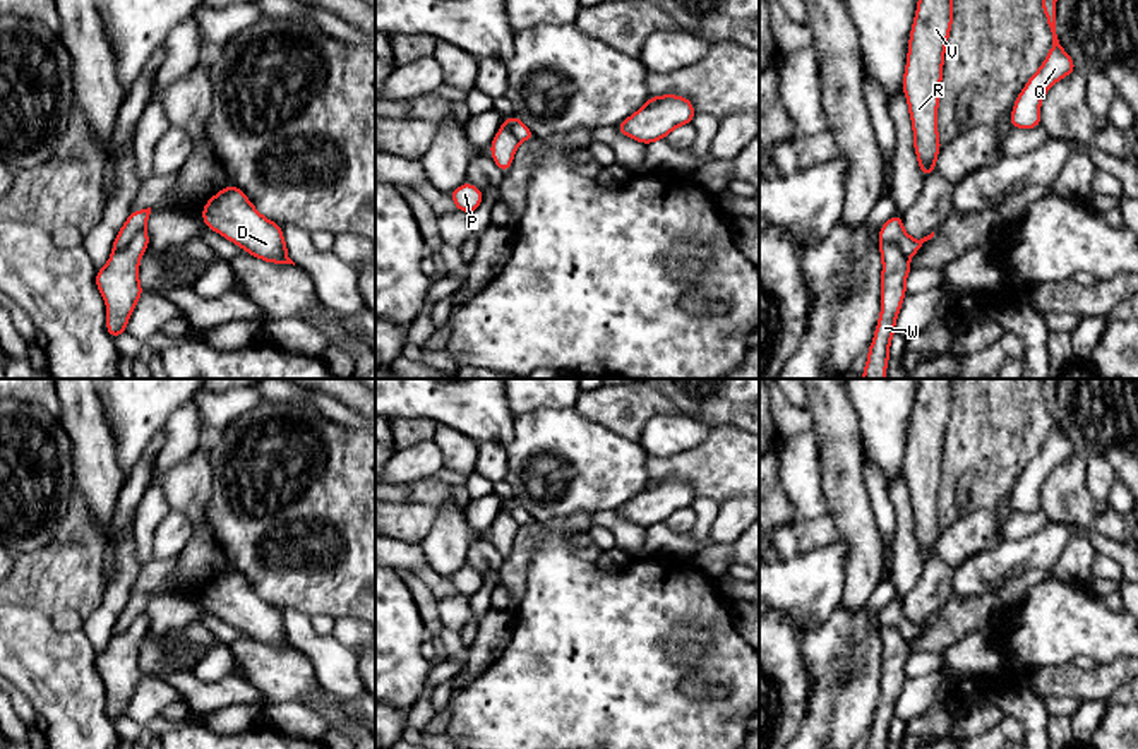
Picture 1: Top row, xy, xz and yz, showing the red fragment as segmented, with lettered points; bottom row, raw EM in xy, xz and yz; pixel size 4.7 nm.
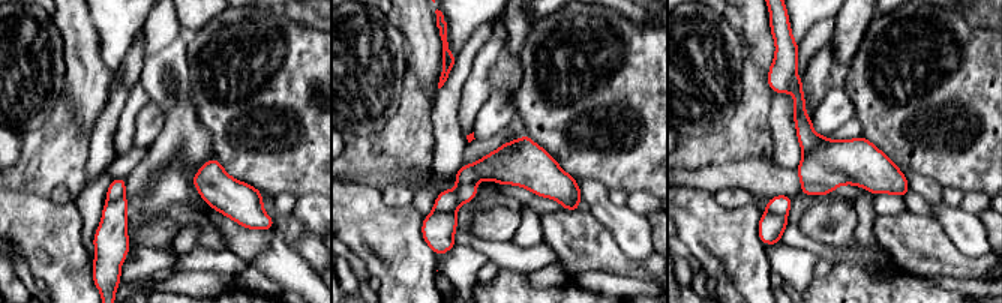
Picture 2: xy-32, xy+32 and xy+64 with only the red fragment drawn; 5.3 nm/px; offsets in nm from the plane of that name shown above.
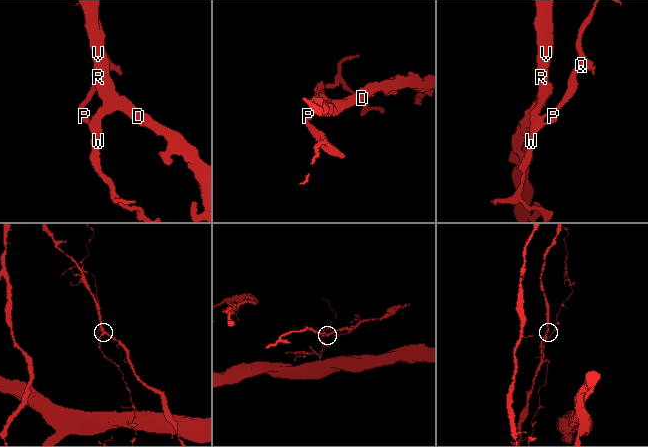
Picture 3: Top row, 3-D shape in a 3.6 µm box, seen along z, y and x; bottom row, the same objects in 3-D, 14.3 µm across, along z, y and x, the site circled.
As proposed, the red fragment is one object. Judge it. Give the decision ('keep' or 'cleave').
cleave

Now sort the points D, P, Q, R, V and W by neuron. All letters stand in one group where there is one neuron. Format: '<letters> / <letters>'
D R V / P Q W

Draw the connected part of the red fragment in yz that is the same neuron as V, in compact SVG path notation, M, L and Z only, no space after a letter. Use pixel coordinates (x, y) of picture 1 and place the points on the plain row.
M919 379L901 473L908 485L913 531L924 562L936 555L941 535L937 488L951 408L953 379Z

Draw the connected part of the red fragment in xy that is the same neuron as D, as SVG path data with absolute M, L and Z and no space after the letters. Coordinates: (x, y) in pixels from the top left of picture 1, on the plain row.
M237 571L214 578L202 593L206 612L240 629L247 638L274 648L293 648L281 608L264 602Z

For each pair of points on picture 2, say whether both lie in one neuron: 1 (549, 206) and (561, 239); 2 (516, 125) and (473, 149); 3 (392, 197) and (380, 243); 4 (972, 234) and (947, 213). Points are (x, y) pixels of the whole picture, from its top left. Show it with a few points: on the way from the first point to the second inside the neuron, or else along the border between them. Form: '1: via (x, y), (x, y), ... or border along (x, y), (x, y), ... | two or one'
1: border along (563, 209), (540, 216) | two
2: via (506, 134), (483, 147) | one
3: border along (380, 191), (387, 204), (410, 204) | two
4: via (966, 231), (953, 219) | one

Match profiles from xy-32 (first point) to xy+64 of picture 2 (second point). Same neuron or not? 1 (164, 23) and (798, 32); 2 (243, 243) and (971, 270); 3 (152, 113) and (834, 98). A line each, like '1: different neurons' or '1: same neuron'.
1: different neurons
2: same neuron
3: same neuron

